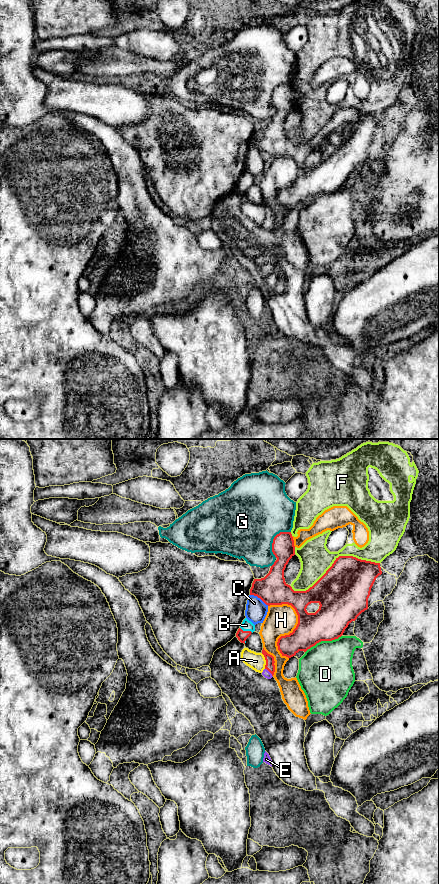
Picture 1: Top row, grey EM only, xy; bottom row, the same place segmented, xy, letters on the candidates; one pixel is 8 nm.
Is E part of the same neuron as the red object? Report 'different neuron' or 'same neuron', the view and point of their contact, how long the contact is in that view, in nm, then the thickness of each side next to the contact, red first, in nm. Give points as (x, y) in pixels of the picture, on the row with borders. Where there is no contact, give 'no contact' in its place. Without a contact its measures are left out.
same neuron | xy (269, 671) | 90 nm | 70/60 nm

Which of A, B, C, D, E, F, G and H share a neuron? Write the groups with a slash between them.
A / B E / C / D / F / G / H

